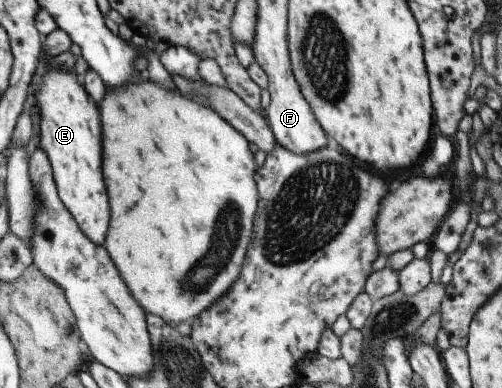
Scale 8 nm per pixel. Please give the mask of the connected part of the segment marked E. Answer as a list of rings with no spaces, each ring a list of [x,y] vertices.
[[[41,47],[39,59],[35,73],[29,81],[28,93],[35,98],[34,109],[39,113],[39,149],[45,153],[47,161],[52,169],[52,177],[56,187],[57,195],[61,203],[75,219],[81,233],[93,241],[95,245],[103,245],[107,233],[107,221],[109,221],[109,203],[105,195],[105,185],[103,185],[103,175],[101,175],[101,127],[99,127],[99,112],[97,106],[88,93],[83,89],[83,85],[77,83],[73,69],[59,69],[51,67],[49,61],[53,56],[45,53]]]

